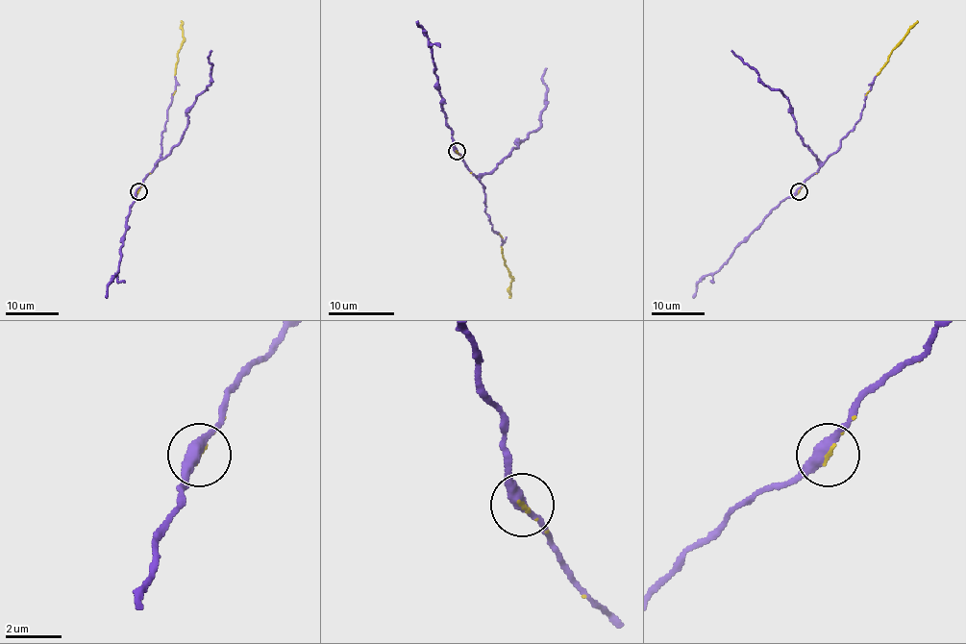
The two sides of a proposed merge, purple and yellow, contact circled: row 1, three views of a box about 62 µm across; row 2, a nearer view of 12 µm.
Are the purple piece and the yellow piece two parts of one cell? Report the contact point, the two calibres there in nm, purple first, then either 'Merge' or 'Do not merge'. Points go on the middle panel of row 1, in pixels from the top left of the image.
Place: (457, 151). Thickness 400 nm (purple) against 80 nm. Merge

